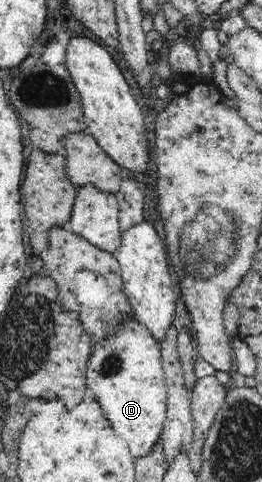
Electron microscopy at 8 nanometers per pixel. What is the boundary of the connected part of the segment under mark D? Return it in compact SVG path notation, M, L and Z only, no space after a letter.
M133 313L120 317L108 337L98 338L88 359L86 383L112 428L128 442L132 457L144 457L161 437L167 415L167 385L160 343Z

